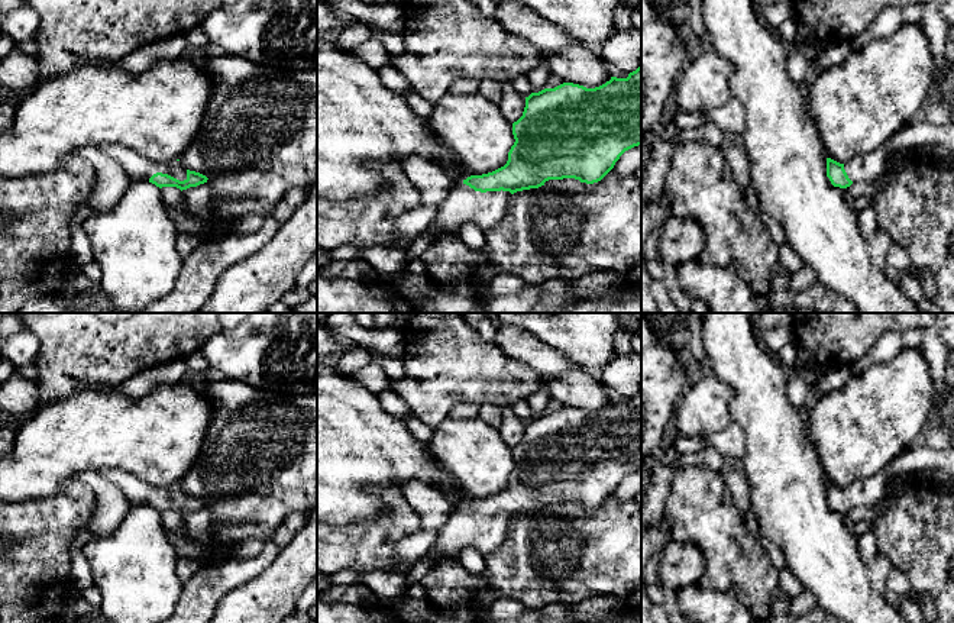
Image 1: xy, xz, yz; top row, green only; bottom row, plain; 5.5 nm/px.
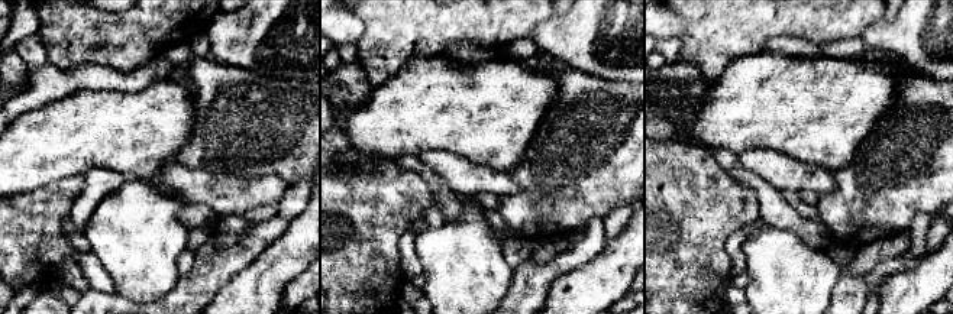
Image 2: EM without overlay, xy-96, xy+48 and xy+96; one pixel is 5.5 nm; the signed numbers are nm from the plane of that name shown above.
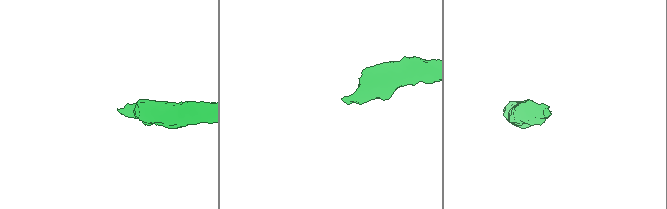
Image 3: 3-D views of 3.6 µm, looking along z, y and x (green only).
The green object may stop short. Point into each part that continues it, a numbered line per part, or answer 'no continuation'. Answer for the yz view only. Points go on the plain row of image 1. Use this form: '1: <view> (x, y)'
1: yz (918, 460)

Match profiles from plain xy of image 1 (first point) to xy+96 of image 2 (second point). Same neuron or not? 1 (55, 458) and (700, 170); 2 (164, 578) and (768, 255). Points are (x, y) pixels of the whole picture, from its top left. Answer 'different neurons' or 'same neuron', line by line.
1: different neurons
2: same neuron

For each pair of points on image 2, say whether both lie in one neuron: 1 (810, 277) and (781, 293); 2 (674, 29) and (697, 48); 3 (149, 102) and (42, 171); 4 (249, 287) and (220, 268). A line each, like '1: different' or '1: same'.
1: same
2: different
3: same
4: different

